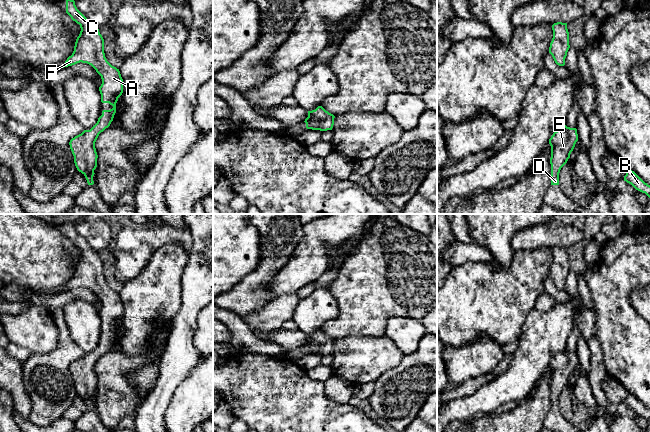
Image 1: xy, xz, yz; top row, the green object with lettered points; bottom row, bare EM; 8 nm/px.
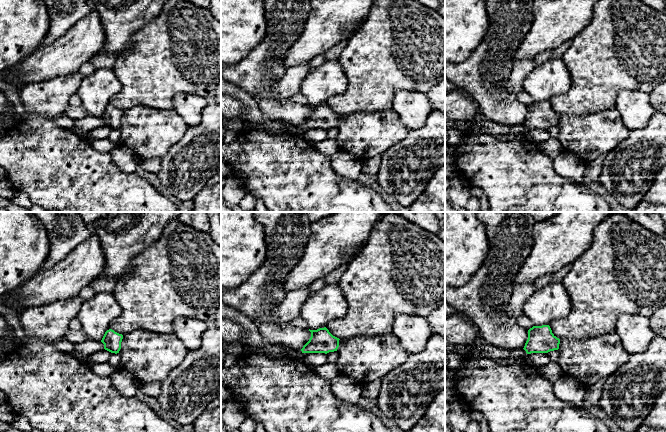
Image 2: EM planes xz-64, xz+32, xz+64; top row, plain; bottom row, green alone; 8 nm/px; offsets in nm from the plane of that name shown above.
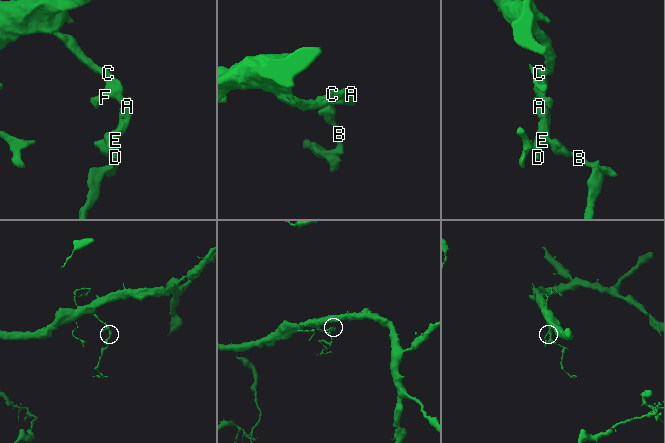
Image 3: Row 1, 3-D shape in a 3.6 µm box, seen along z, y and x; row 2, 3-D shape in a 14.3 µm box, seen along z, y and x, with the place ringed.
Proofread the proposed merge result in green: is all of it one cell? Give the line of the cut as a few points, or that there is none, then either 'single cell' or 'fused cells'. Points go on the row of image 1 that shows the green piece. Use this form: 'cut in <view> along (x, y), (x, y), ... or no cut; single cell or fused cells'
no cut; single cell

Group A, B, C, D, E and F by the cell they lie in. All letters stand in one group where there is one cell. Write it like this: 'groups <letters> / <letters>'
groups A B C D E F

